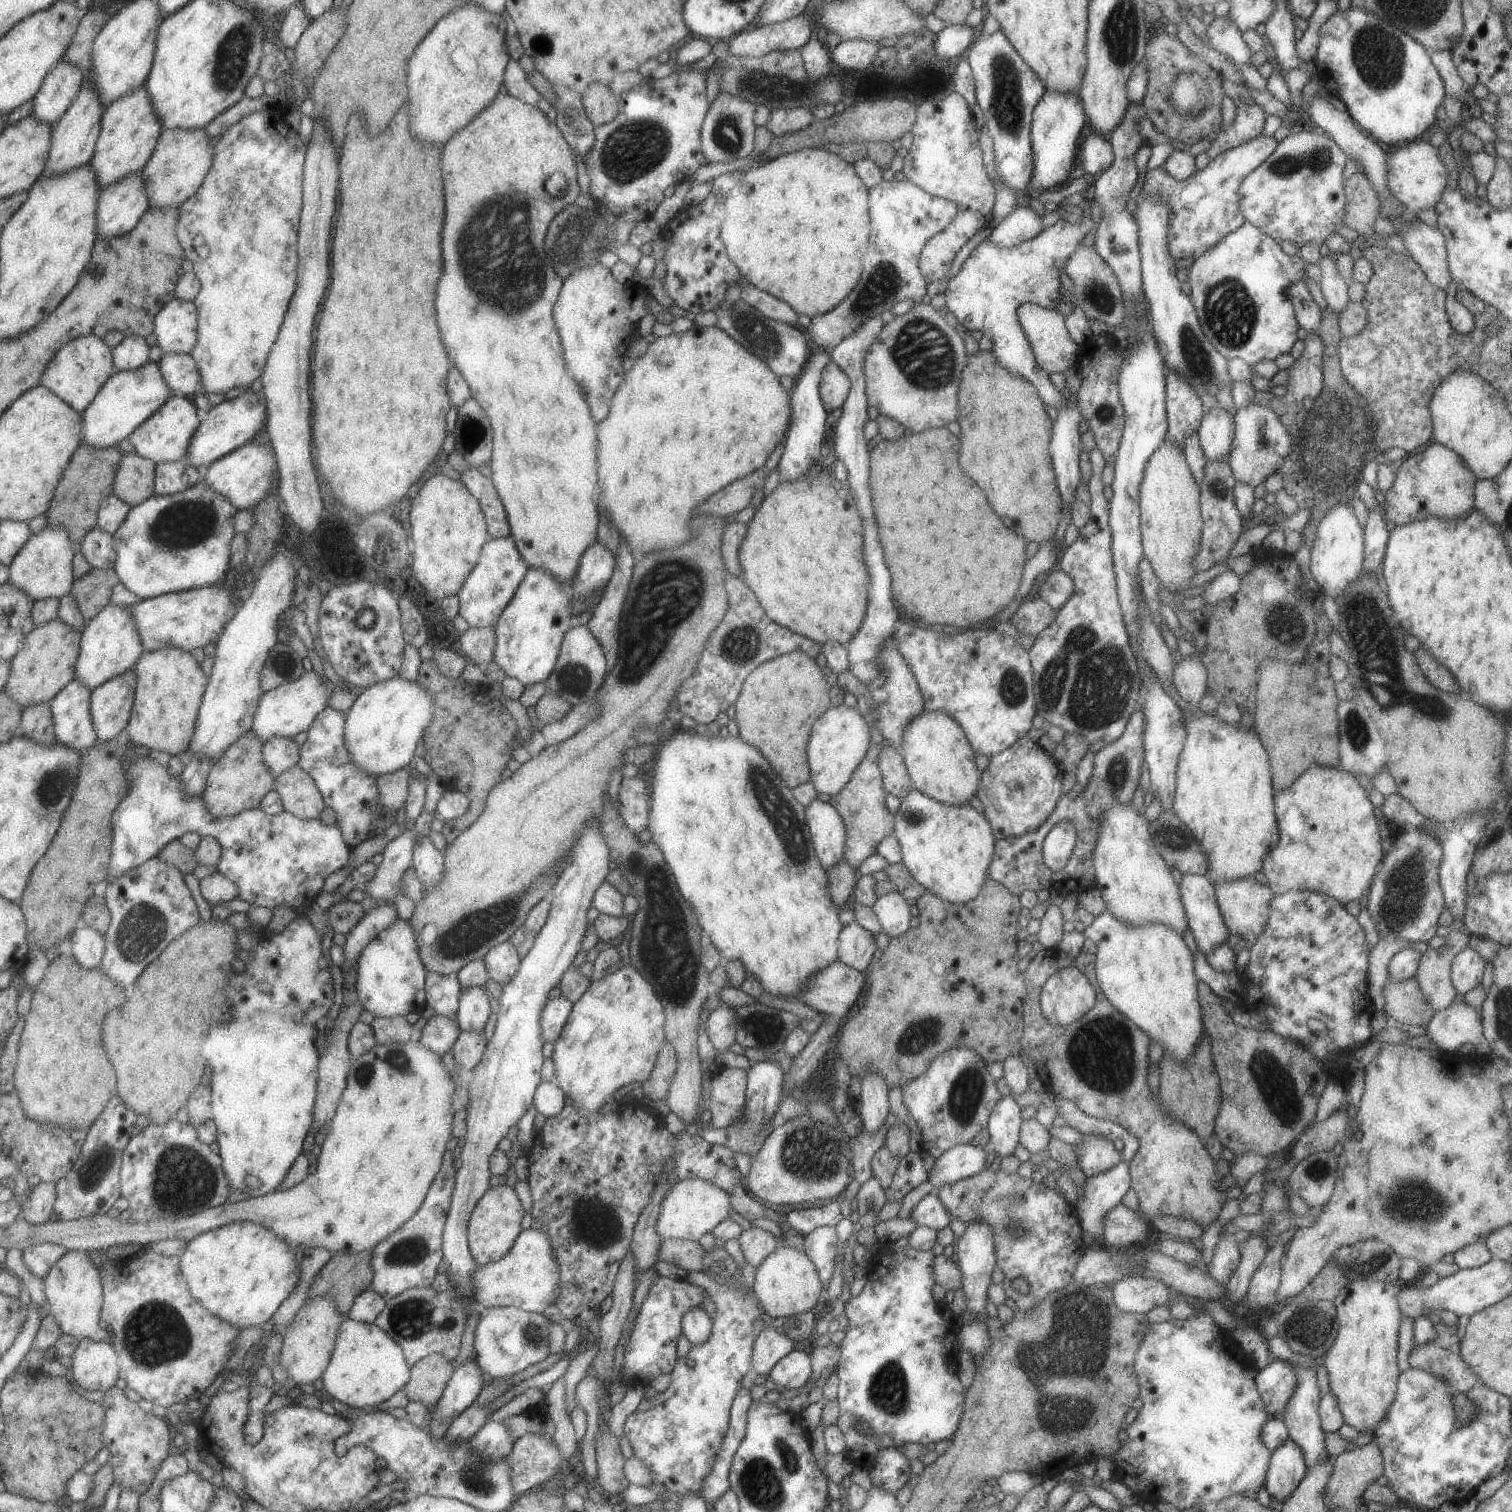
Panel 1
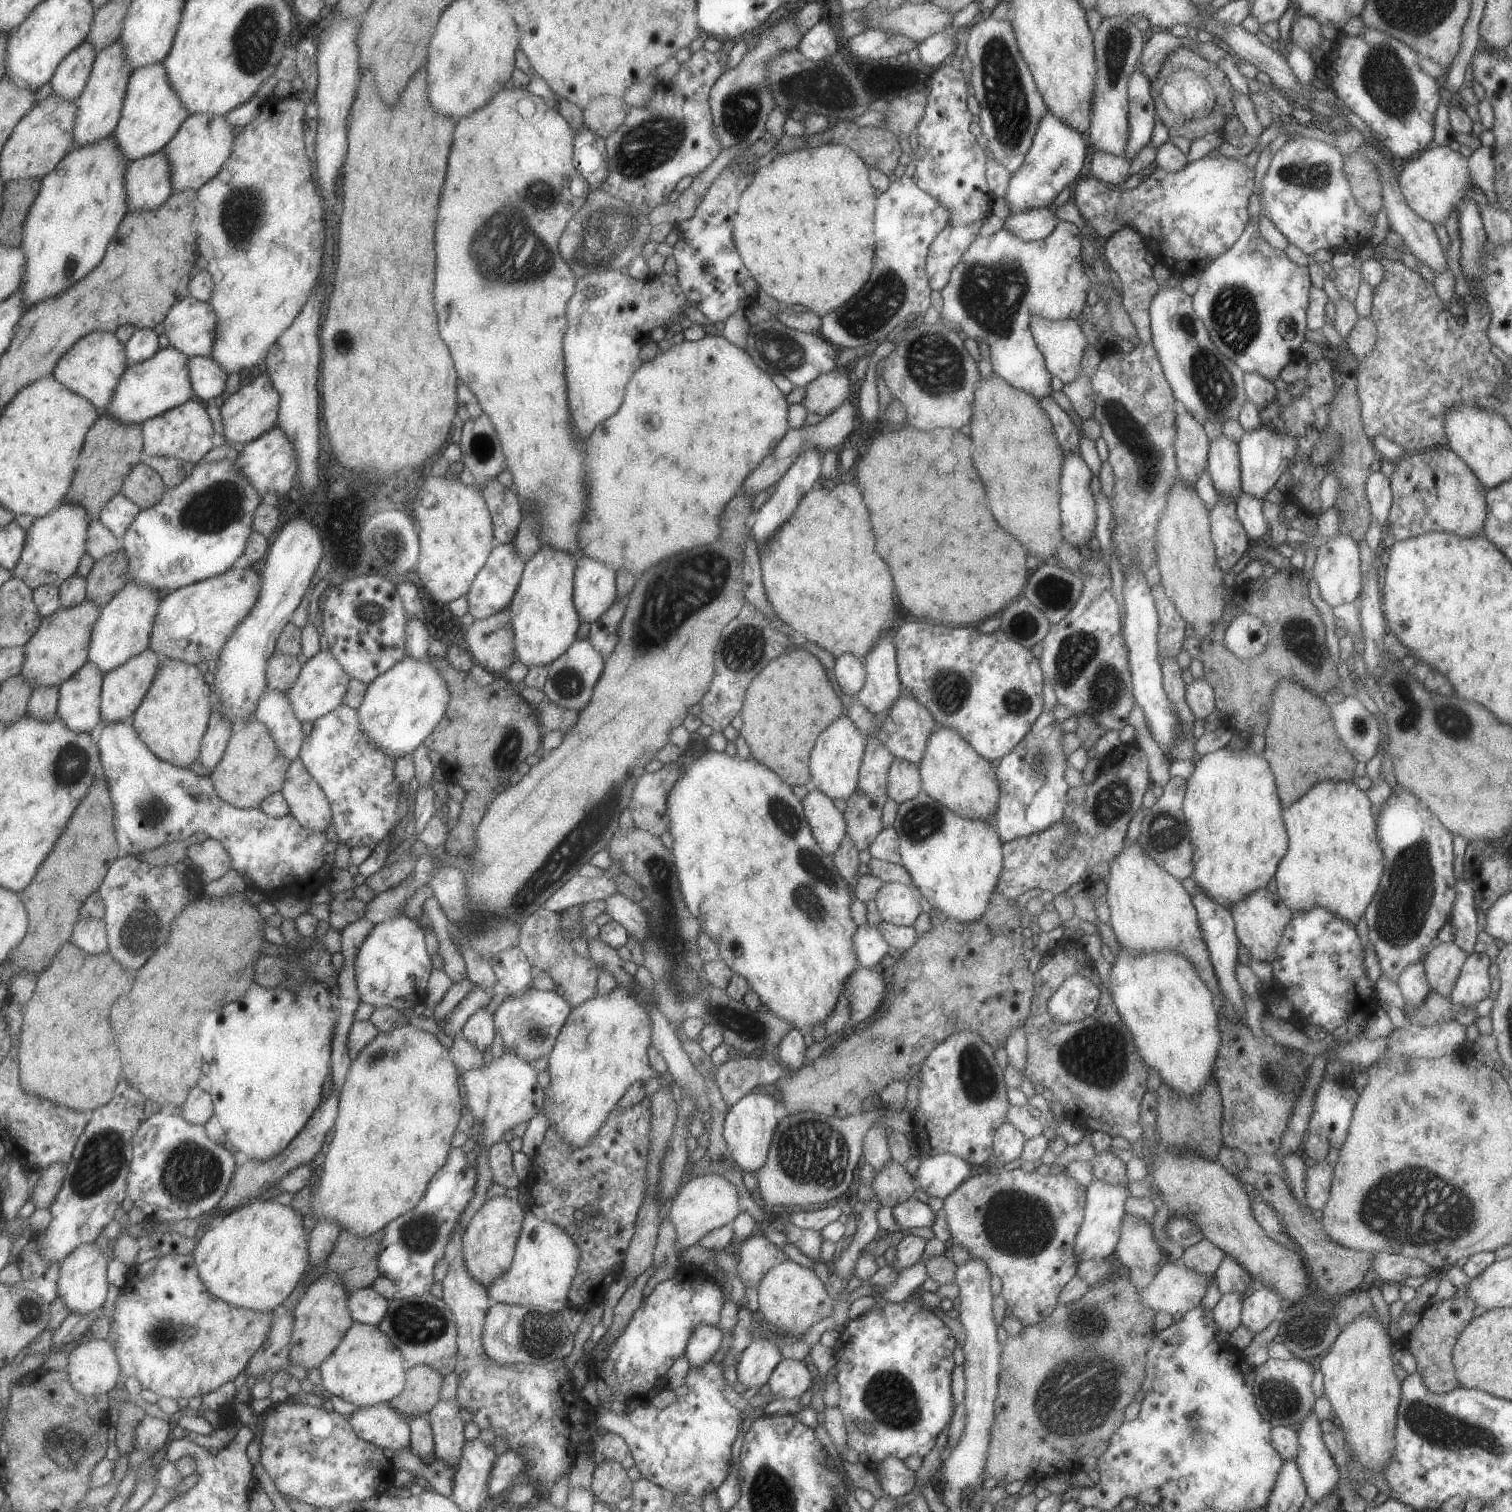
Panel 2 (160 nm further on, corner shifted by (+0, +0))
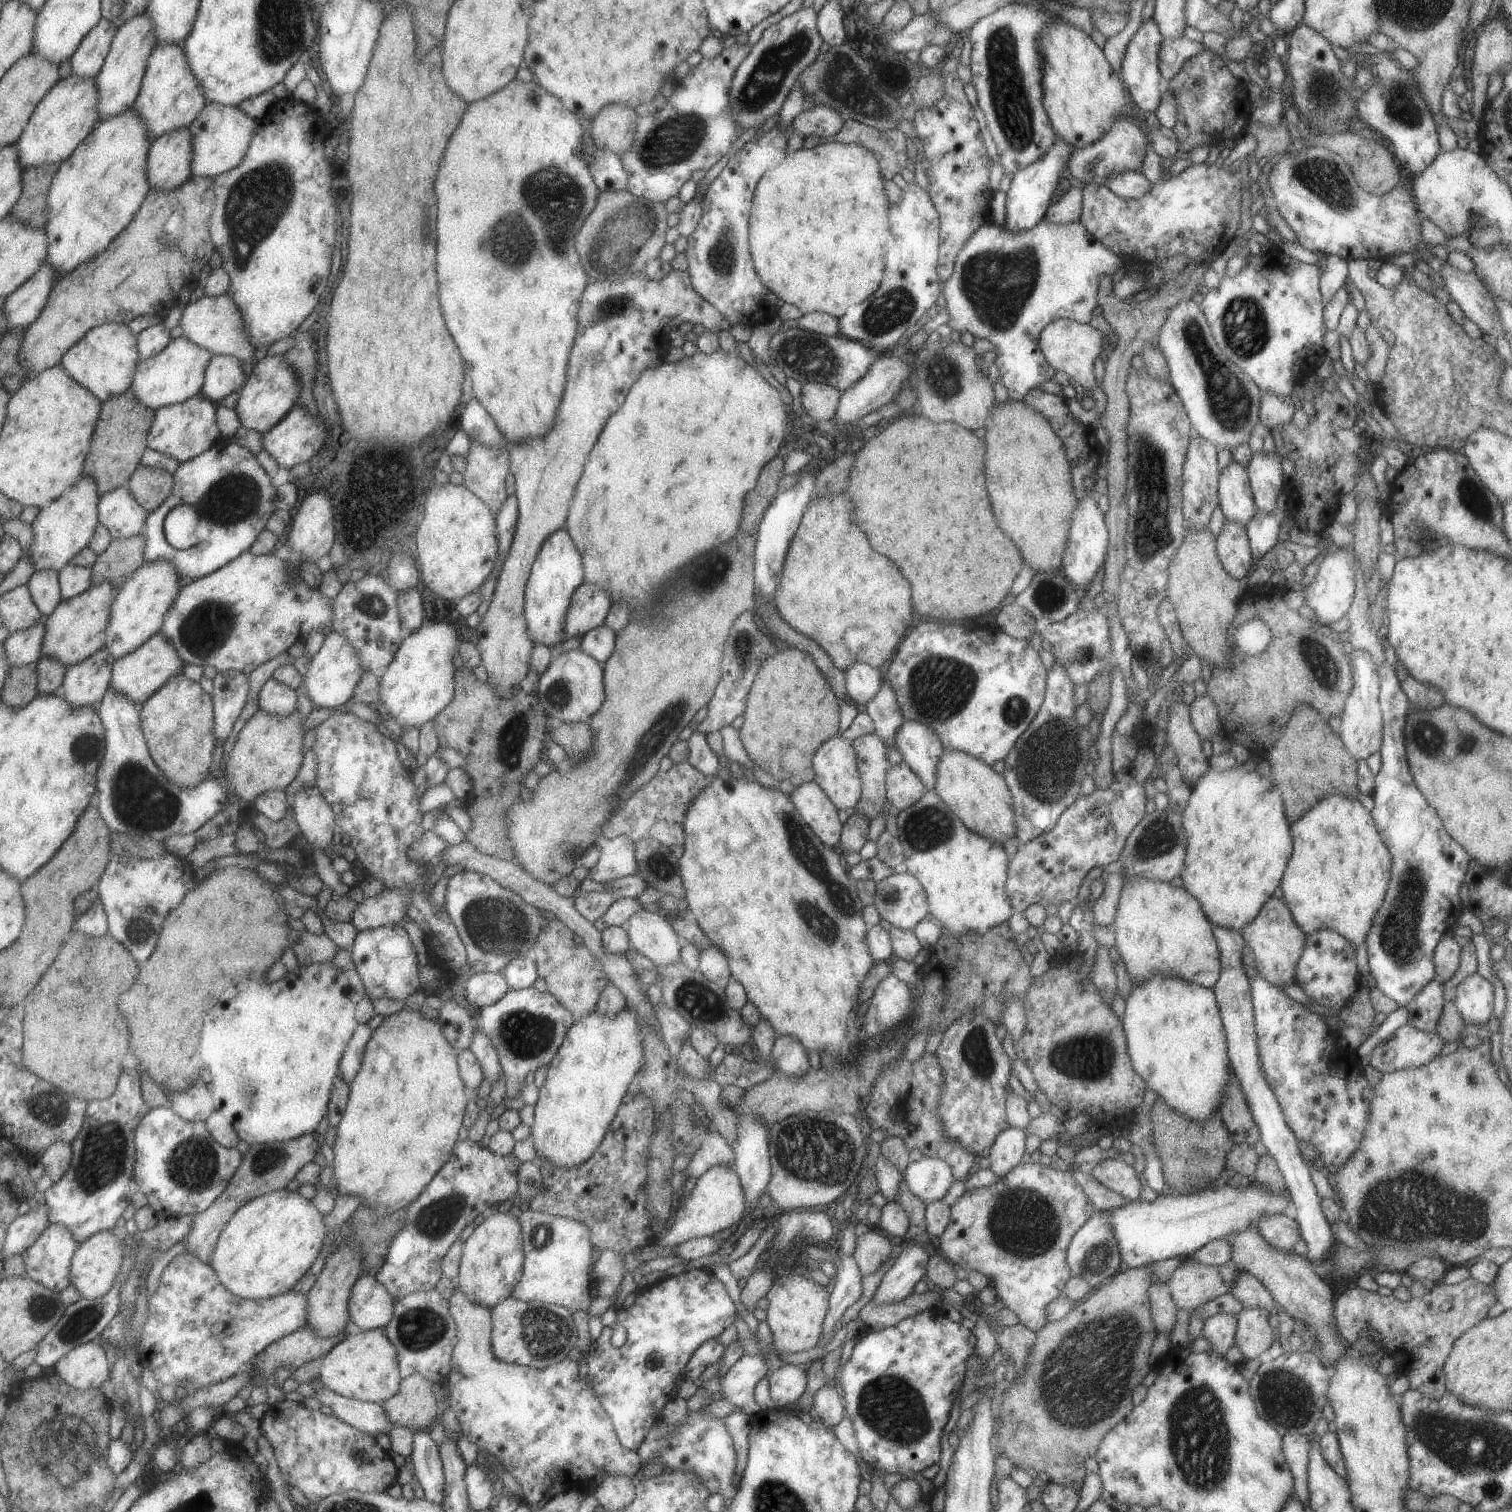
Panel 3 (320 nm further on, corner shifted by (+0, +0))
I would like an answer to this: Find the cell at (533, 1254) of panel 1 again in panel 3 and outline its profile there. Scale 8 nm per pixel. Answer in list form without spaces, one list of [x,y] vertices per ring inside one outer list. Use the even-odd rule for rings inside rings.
[[[530,1208],[520,1214],[517,1222],[522,1234],[524,1261],[521,1278],[515,1283],[511,1296],[521,1302],[559,1305],[570,1313],[586,1311],[594,1297],[593,1278],[590,1278],[594,1248],[589,1227],[569,1217],[535,1212]]]

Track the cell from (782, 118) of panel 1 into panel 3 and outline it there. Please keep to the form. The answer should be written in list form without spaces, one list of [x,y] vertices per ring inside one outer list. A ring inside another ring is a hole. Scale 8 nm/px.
[[[823,105],[803,109],[791,122],[794,134],[805,136],[815,134],[815,136],[823,137],[839,132],[843,123],[843,117],[839,112]]]

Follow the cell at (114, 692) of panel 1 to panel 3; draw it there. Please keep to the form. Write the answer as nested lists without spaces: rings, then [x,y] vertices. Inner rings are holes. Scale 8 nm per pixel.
[[[160,632],[153,635],[143,646],[116,660],[111,688],[122,692],[135,702],[144,704],[156,690],[159,690],[170,678],[182,672],[184,662],[177,654],[172,643]]]

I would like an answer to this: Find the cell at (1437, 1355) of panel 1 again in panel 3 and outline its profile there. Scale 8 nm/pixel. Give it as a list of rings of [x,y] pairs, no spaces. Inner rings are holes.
[[[1469,1277],[1452,1285],[1443,1282],[1436,1283],[1423,1296],[1411,1297],[1407,1301],[1400,1301],[1392,1294],[1380,1296],[1375,1291],[1353,1286],[1340,1293],[1334,1302],[1332,1312],[1339,1336],[1343,1341],[1348,1342],[1348,1346],[1353,1352],[1357,1352],[1361,1357],[1369,1358],[1371,1354],[1375,1354],[1379,1348],[1382,1348],[1385,1353],[1384,1357],[1390,1358],[1394,1364],[1392,1378],[1407,1375],[1409,1389],[1420,1392],[1427,1398],[1437,1400],[1446,1391],[1442,1366],[1451,1352],[1453,1343],[1467,1329],[1470,1329],[1475,1323],[1481,1322],[1487,1316],[1489,1307],[1493,1306],[1495,1302],[1497,1299],[1491,1285],[1483,1285],[1482,1282]],[[1367,1329],[1377,1336],[1377,1342],[1371,1340]]]

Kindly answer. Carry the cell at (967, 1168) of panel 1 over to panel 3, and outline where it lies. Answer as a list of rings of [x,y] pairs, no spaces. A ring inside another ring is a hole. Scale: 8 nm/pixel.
[[[929,1157],[910,1162],[902,1177],[908,1189],[925,1203],[942,1199],[954,1180],[945,1161]]]

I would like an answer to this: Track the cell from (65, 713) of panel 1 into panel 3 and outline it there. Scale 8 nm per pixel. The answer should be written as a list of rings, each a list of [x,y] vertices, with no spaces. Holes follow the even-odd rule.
[[[101,649],[68,668],[62,693],[74,709],[99,707],[111,688],[116,660],[109,649]]]

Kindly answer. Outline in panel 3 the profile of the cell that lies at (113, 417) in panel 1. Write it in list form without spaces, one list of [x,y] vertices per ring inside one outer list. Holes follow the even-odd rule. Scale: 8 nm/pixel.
[[[172,338],[159,354],[140,360],[131,389],[144,405],[153,410],[187,401],[203,388],[204,372],[213,355],[188,338]]]

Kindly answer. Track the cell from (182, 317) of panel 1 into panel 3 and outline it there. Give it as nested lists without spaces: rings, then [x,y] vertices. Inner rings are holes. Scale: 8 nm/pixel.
[[[228,294],[212,297],[205,295],[189,303],[183,308],[178,325],[181,327],[181,336],[197,343],[202,349],[214,355],[231,355],[243,362],[254,363],[252,344],[246,337],[246,326],[242,321],[242,314]]]

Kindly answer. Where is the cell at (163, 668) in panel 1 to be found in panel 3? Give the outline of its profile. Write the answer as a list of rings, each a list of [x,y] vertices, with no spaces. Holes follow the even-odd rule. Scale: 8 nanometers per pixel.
[[[182,673],[170,678],[144,703],[142,722],[148,747],[159,770],[178,787],[193,788],[210,777],[215,746],[209,696]]]

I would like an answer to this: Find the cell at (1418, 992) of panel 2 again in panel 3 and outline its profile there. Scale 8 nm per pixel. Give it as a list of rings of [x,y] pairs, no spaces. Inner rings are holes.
[[[1430,980],[1404,1007],[1406,1023],[1426,1033],[1437,1033],[1437,1023],[1444,1005],[1441,983]]]

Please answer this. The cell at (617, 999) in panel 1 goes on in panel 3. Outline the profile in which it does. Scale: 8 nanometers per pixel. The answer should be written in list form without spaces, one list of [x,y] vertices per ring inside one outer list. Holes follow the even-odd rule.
[[[629,1008],[623,1009],[618,1015],[614,1015],[613,1018],[606,1017],[605,1015],[597,1015],[594,1011],[591,1011],[588,1015],[583,1016],[577,1022],[574,1022],[565,1033],[565,1038],[561,1043],[561,1046],[557,1049],[554,1057],[549,1061],[546,1067],[546,1077],[544,1083],[538,1088],[538,1099],[534,1104],[534,1119],[529,1129],[529,1137],[531,1137],[537,1159],[545,1159],[552,1165],[558,1167],[574,1167],[582,1162],[585,1162],[594,1153],[594,1150],[599,1146],[601,1140],[603,1140],[605,1131],[608,1130],[609,1123],[613,1120],[614,1114],[617,1112],[619,1103],[622,1098],[627,1094],[627,1084],[634,1078],[634,1074],[641,1068],[643,1062],[642,1051],[642,1032],[639,1030],[636,1023],[636,1016],[633,1010]]]

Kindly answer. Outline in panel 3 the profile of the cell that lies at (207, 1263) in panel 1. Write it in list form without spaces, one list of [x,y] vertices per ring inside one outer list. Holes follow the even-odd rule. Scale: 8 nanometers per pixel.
[[[279,1189],[255,1197],[229,1217],[216,1240],[209,1265],[226,1290],[239,1298],[257,1300],[283,1294],[292,1288],[319,1255],[326,1234],[323,1217],[312,1202],[299,1195],[297,1190]]]

